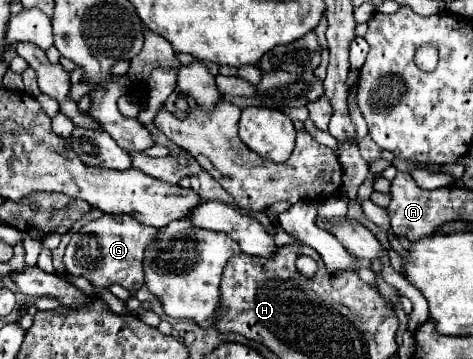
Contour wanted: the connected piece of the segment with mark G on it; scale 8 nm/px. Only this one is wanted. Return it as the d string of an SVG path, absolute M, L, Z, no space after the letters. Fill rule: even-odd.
M108 215L90 221L78 233L72 233L70 243L64 253L66 273L72 277L86 277L96 287L110 287L114 283L130 289L132 293L144 285L144 251L148 245L156 243L158 227L142 225L130 215Z

